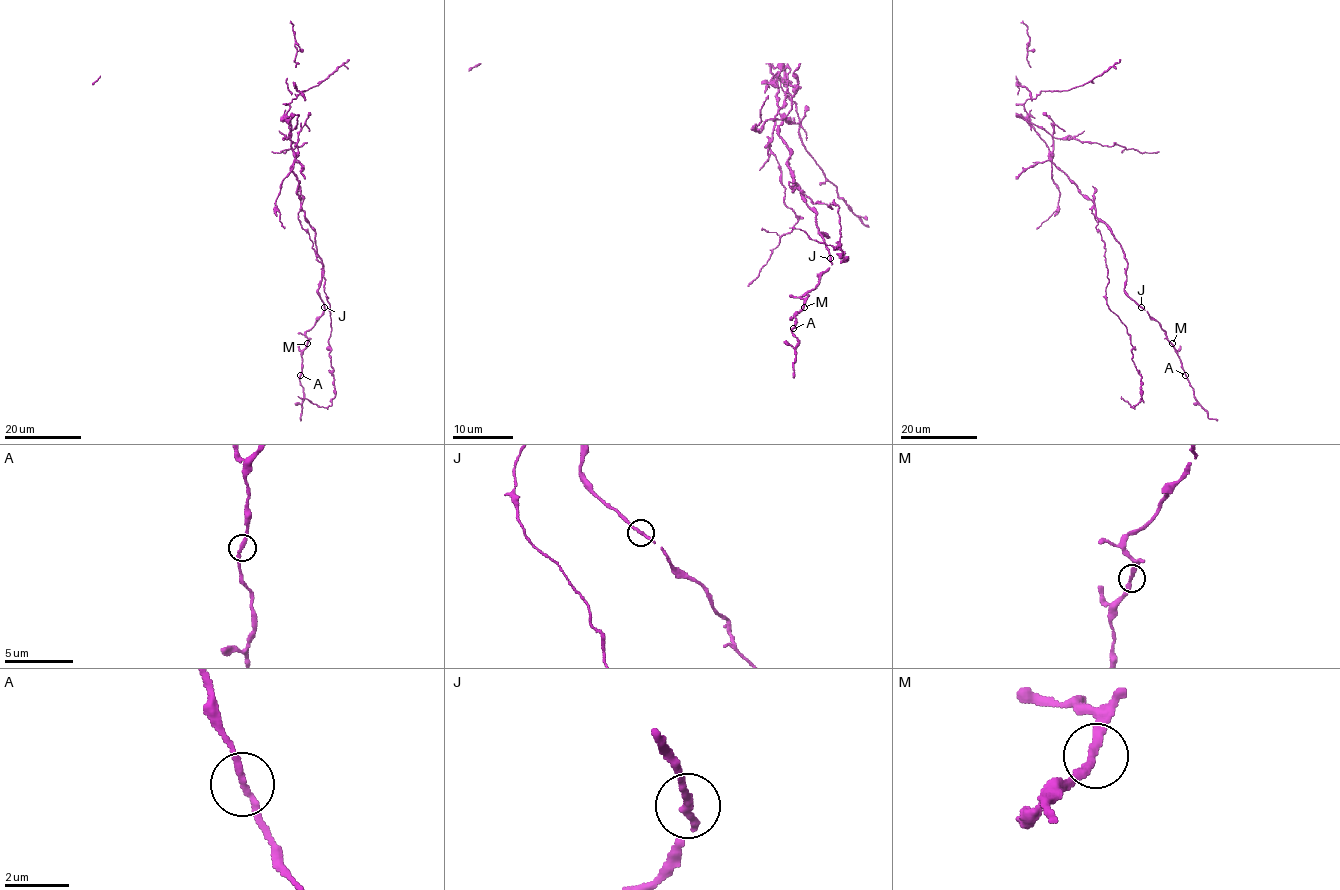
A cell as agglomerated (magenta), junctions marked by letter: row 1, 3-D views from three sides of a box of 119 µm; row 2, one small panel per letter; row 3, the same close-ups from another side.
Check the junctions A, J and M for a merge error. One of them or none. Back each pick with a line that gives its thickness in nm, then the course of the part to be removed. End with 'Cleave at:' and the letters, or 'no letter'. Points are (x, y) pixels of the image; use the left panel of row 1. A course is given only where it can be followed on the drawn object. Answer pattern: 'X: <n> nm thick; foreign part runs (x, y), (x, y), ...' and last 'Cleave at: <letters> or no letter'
J: 200 nm thick
Cleave at: J

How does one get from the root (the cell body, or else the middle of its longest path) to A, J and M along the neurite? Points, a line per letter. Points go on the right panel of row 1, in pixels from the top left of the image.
A: (1079, 189), (1092, 201), (1096, 215), (1120, 244), (1127, 260), (1124, 291), (1165, 332), (1185, 375)
J: (1079, 189), (1092, 201), (1096, 215), (1120, 244), (1127, 260), (1124, 291), (1141, 307)
M: (1079, 189), (1092, 201), (1096, 215), (1120, 244), (1127, 260), (1124, 291), (1159, 324), (1172, 343)

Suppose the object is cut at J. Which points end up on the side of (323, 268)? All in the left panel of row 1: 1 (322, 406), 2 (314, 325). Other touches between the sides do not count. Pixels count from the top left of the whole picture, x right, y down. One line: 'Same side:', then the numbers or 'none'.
Same side: 1

